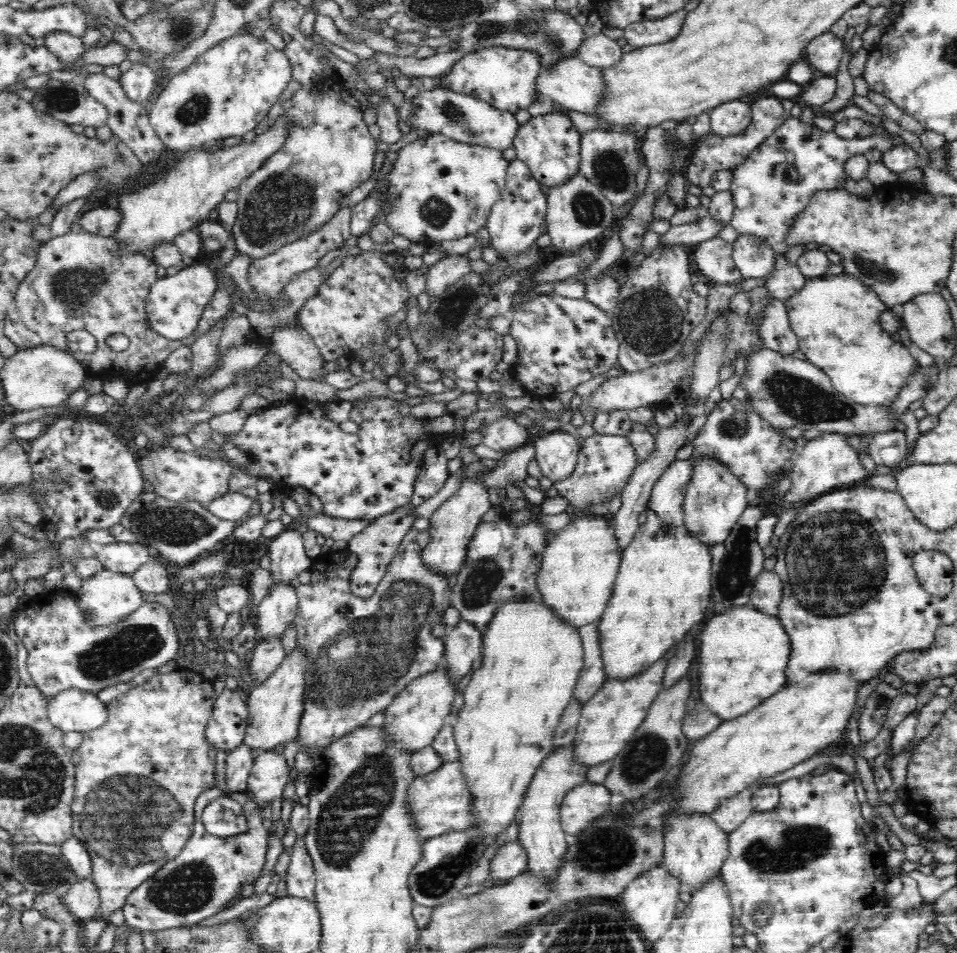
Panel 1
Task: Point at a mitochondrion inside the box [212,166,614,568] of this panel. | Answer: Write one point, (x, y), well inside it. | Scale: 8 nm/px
(281, 205)

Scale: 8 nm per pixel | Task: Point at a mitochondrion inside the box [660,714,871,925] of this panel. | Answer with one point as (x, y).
(802, 845)

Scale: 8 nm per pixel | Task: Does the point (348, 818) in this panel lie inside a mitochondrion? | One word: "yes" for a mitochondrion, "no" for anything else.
yes

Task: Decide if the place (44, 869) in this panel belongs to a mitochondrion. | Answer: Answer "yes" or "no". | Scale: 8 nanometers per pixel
yes

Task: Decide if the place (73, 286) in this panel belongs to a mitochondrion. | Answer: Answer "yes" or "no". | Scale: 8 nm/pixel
yes

